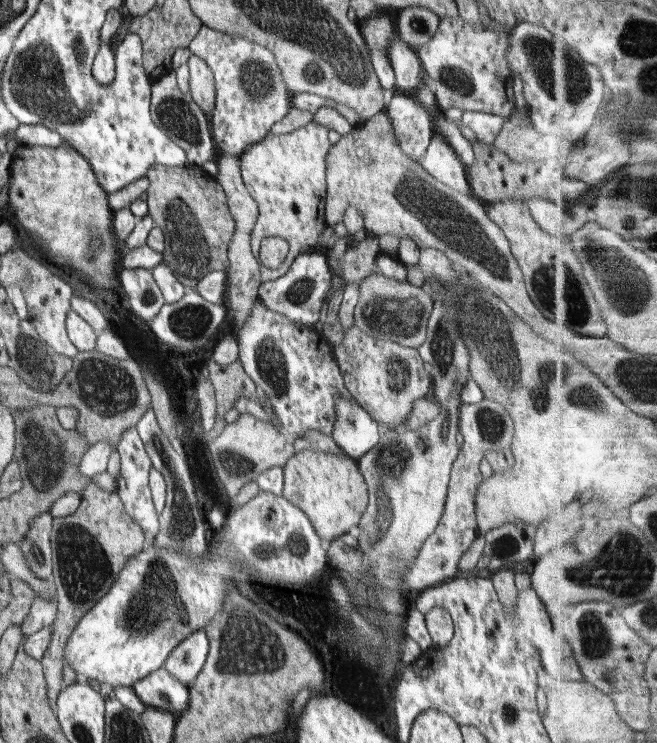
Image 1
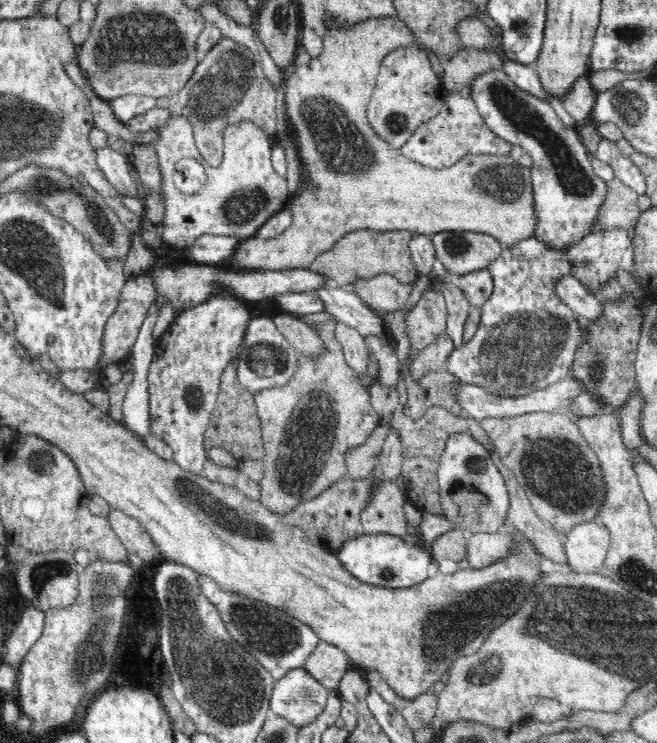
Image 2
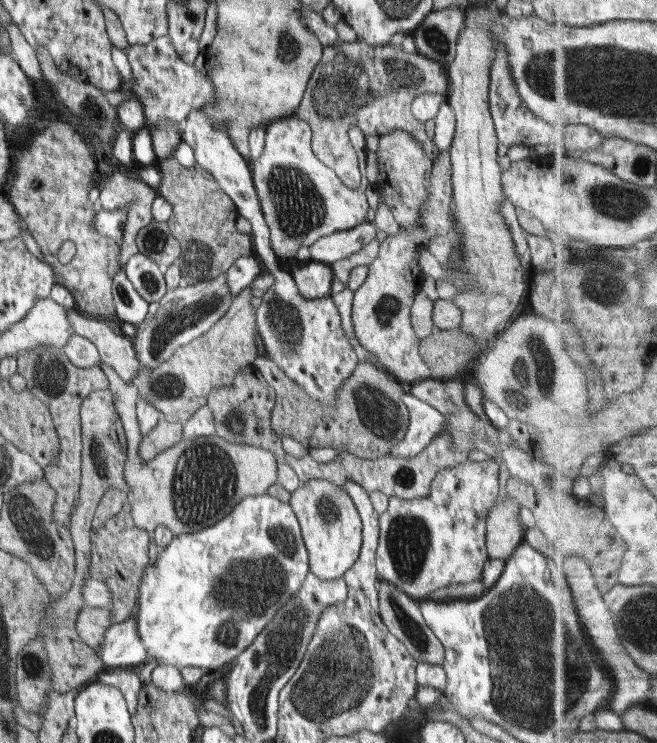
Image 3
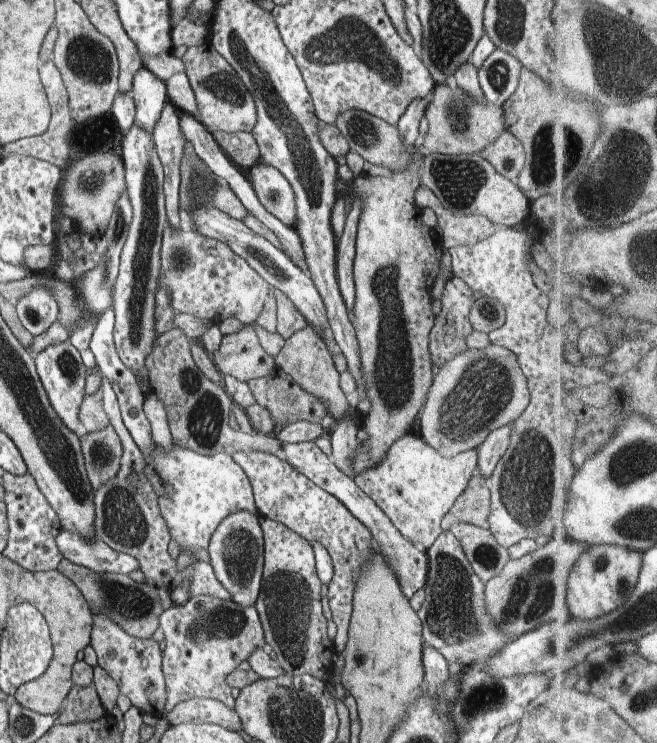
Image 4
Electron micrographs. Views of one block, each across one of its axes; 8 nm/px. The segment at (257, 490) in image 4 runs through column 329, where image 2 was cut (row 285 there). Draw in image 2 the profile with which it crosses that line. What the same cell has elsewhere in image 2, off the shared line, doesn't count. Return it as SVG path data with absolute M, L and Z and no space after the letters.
M612 227L597 233L594 231L572 244L566 252L545 246L534 237L518 241L511 247L504 246L500 256L487 266L492 275L493 289L490 298L480 306L482 316L478 330L470 342L452 352L446 362L446 369L460 378L462 384L478 386L503 398L519 398L545 389L561 378L570 377L572 362L576 360L576 352L580 350L582 340L586 340L588 331L578 325L578 318L571 308L557 297L553 289L555 282L570 273L591 293L593 289L605 286L610 277L617 278L616 272L620 268L632 276L634 258L632 241L628 231L622 227Z

